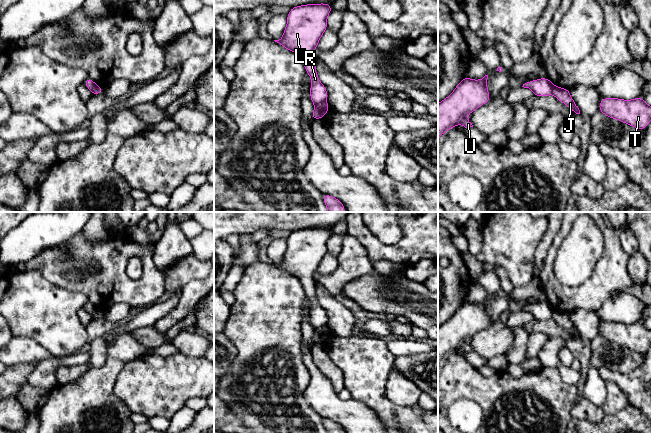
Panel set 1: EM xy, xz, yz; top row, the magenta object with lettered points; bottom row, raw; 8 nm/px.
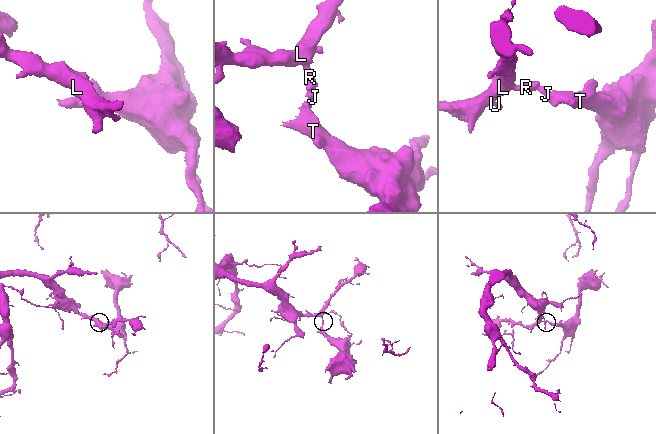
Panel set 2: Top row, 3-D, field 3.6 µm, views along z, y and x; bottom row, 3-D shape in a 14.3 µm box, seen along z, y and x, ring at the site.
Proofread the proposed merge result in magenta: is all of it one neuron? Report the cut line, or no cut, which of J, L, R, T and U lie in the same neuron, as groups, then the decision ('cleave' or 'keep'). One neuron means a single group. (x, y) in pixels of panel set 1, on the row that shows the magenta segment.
cut in xz along (325, 101), (315, 105); J T / L R U; cleave

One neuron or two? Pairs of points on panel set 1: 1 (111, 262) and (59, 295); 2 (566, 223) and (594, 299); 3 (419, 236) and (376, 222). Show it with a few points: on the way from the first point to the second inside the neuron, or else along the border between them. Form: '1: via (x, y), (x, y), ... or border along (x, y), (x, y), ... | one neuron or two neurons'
1: border along (47, 279), (53, 284), (81, 291), (89, 300) | two neurons
2: via (553, 248), (549, 260), (549, 280), (569, 297) | one neuron
3: border along (399, 222), (396, 242), (379, 239) | two neurons

